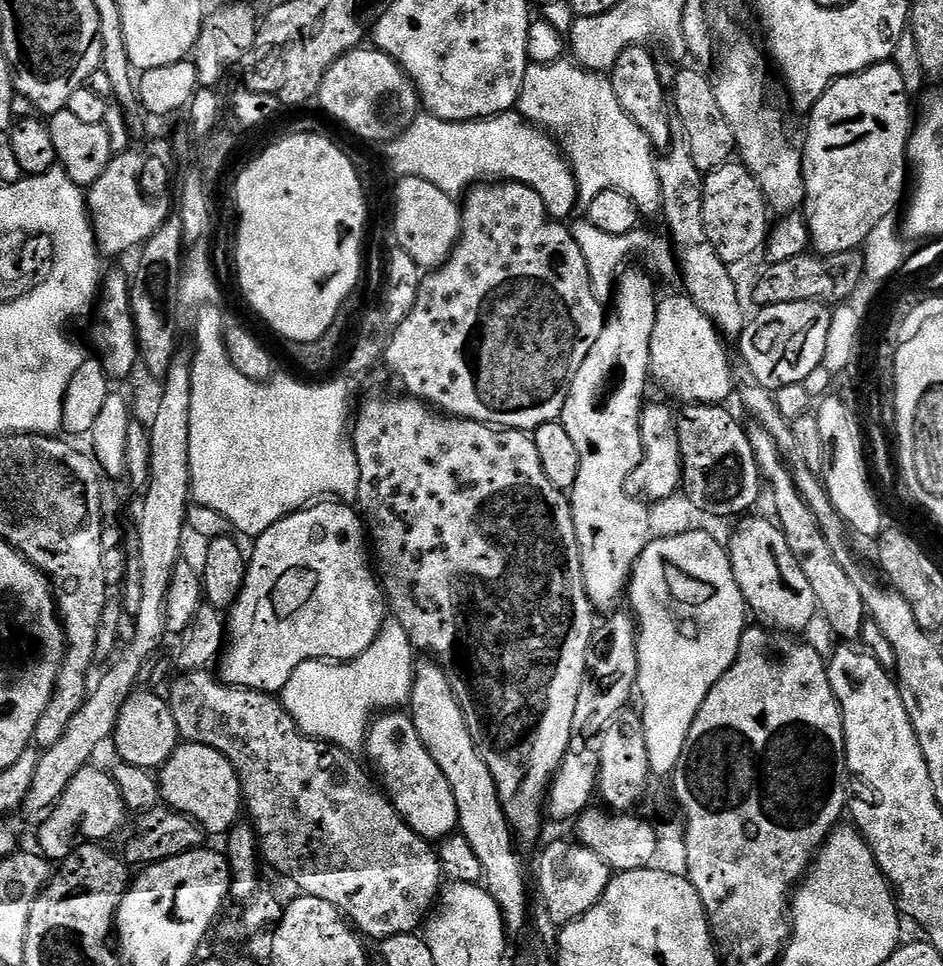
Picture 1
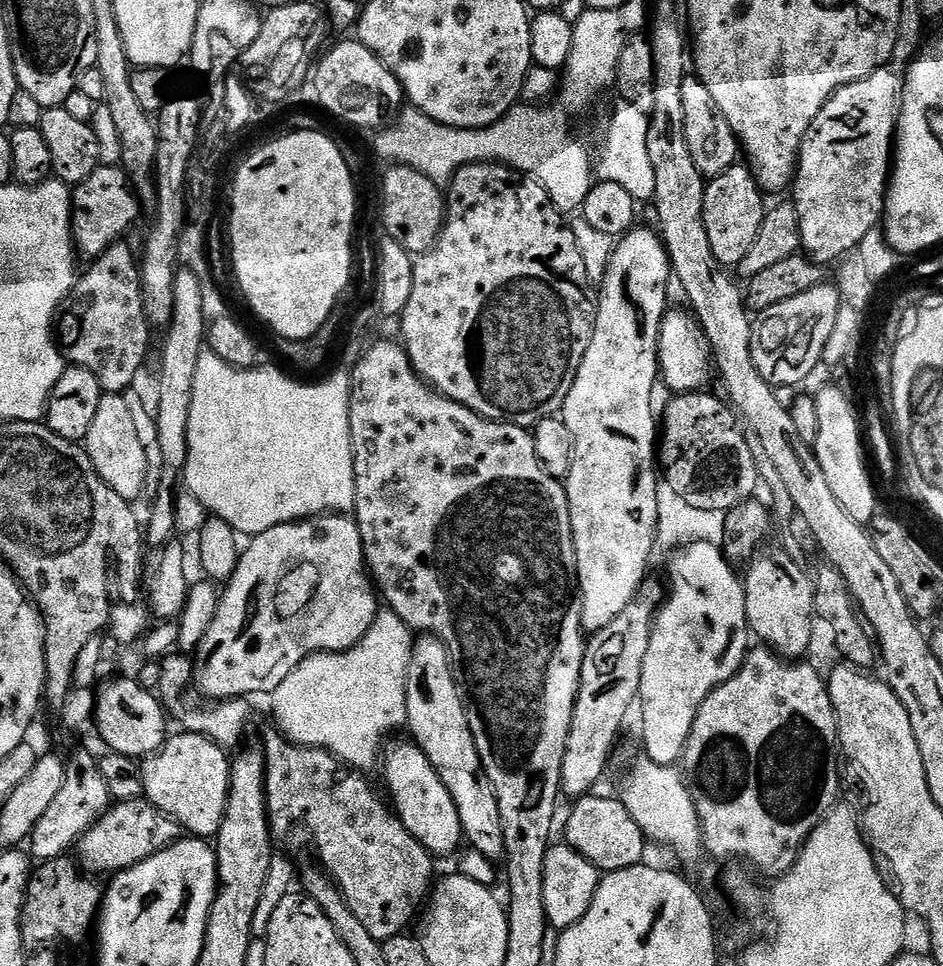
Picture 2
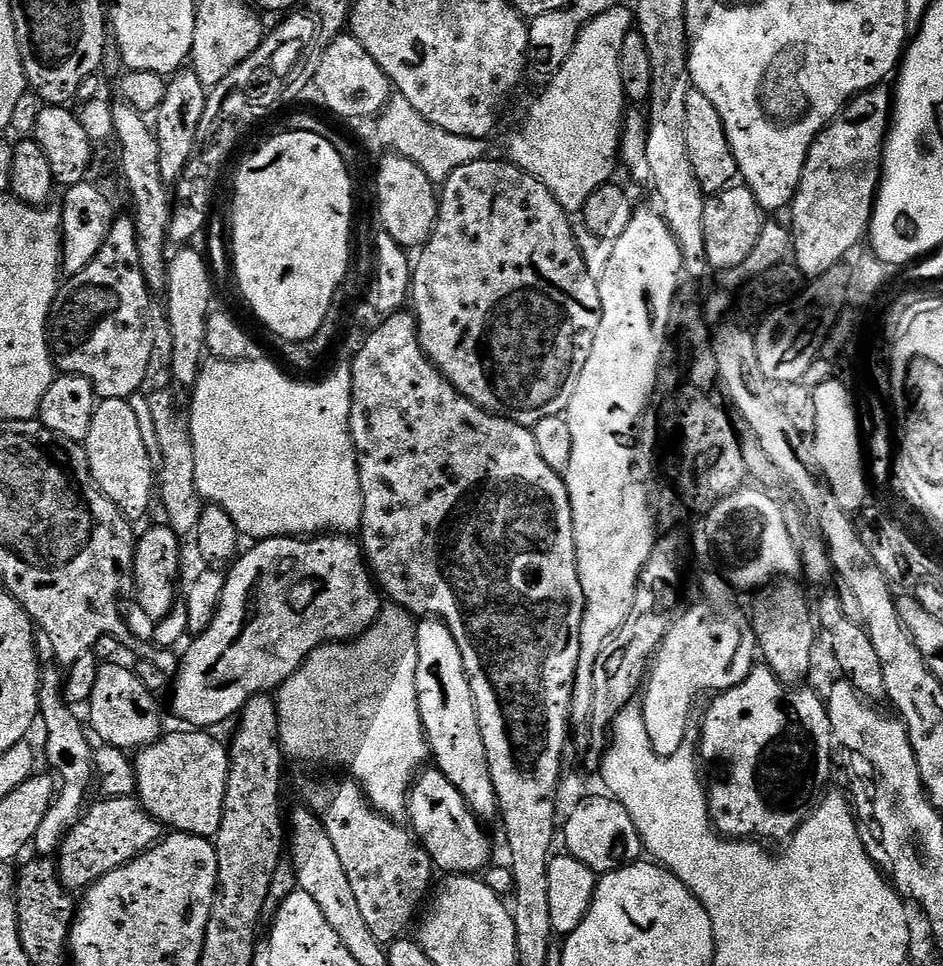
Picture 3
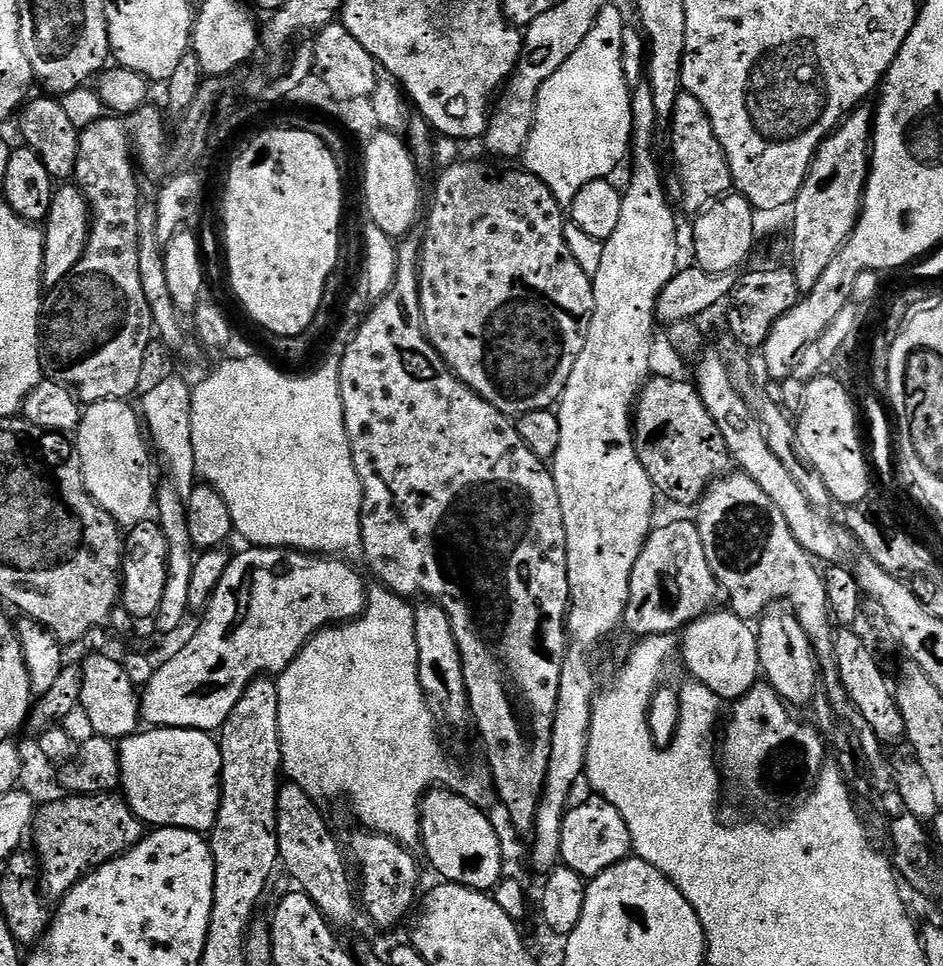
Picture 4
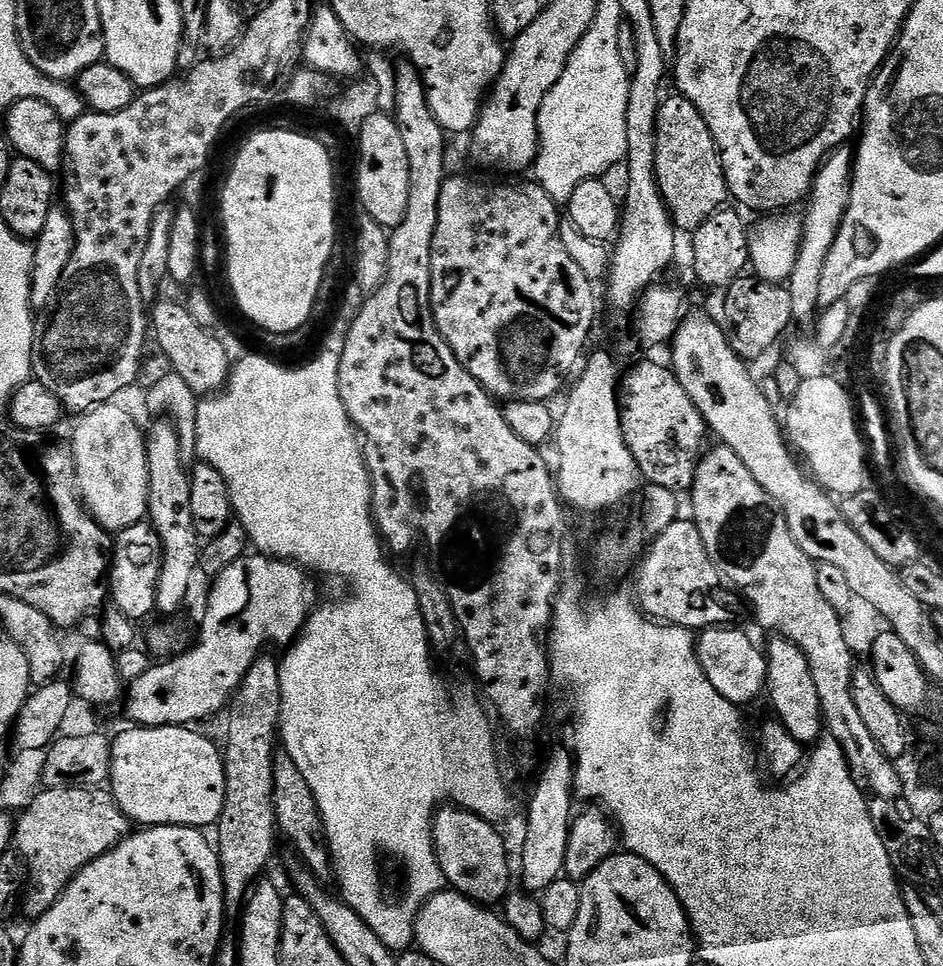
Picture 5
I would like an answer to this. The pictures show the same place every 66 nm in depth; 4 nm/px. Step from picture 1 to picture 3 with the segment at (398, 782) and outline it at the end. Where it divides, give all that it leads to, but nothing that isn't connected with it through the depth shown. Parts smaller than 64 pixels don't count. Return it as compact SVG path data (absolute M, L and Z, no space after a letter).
M424 770L417 775L408 793L407 815L412 816L411 831L441 873L480 874L493 863L492 844L484 833L485 825L469 810L460 791L440 772Z

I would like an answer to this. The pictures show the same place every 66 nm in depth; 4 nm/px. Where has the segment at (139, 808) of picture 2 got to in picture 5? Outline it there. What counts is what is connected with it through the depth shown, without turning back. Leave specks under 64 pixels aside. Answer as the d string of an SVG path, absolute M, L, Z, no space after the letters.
M44 788L39 791L28 808L19 813L14 824L14 848L26 865L26 887L22 892L22 912L34 922L66 890L66 886L90 862L106 854L115 844L120 844L130 835L128 815L121 810L111 791L99 788Z

